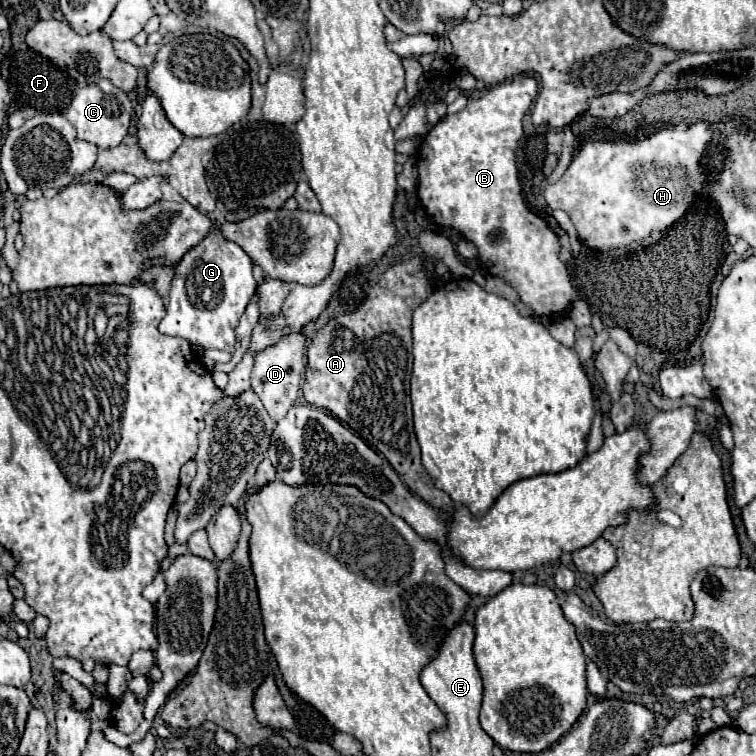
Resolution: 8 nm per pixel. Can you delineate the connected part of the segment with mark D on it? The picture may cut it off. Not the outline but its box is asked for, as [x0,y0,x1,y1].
[251,331,307,423]

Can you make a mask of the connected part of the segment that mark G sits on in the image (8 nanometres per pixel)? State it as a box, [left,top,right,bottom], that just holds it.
[159,227,257,353]

